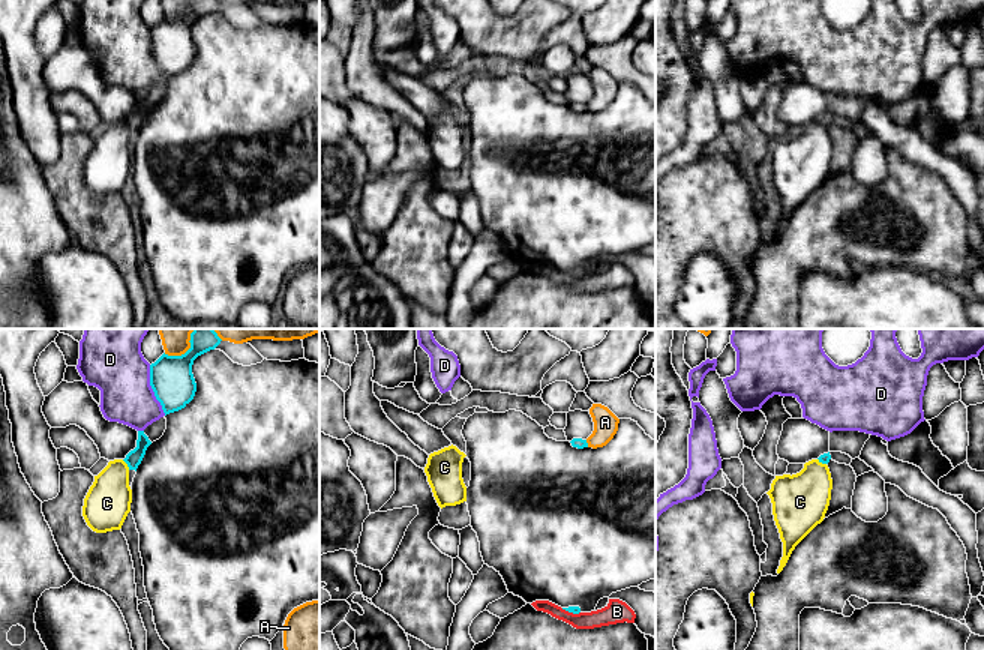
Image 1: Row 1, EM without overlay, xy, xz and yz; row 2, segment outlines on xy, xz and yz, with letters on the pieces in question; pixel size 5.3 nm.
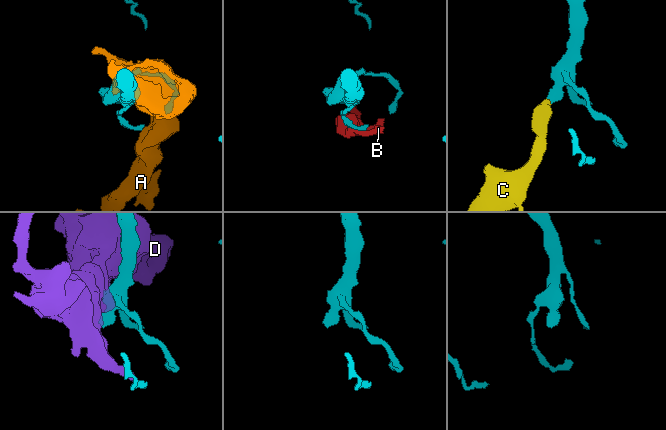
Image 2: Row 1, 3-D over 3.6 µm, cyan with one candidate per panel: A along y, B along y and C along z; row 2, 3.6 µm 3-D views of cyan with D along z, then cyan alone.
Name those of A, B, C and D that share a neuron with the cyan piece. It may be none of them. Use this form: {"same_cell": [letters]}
{"same_cell": ["C"]}

